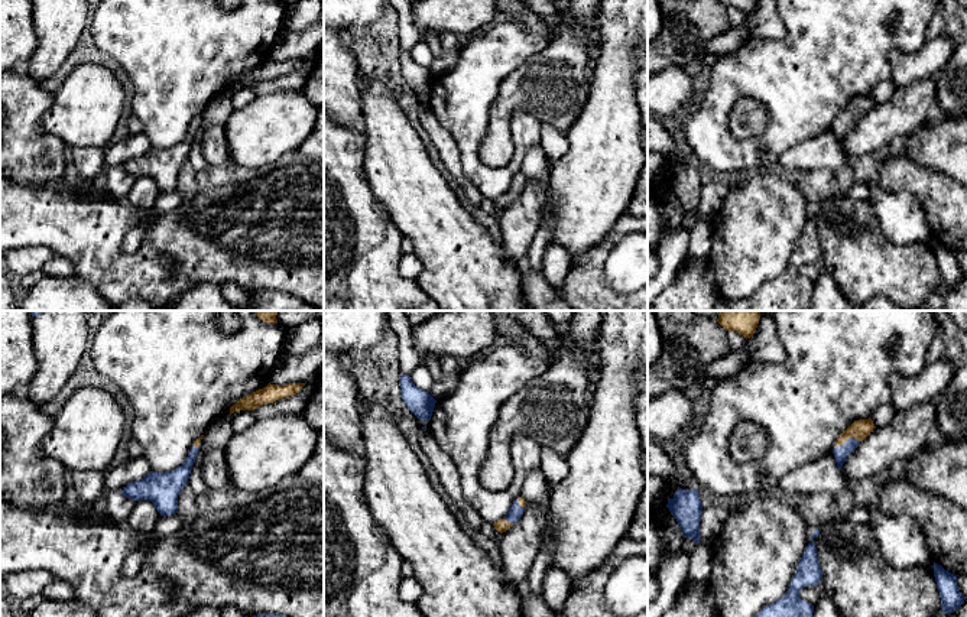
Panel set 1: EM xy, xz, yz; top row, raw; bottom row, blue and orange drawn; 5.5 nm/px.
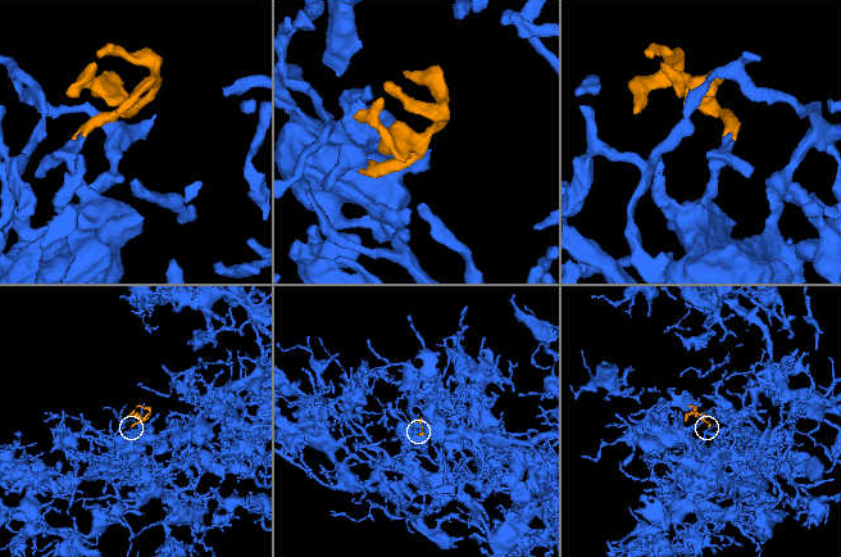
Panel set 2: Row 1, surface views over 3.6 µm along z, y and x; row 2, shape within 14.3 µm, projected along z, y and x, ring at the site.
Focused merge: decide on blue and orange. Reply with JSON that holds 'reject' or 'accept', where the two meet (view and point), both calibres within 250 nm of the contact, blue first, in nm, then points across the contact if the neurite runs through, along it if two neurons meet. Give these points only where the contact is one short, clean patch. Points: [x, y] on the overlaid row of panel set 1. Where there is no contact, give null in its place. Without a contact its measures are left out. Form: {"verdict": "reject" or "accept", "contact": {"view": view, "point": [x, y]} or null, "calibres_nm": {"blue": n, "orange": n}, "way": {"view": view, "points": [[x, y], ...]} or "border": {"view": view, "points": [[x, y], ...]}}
{"verdict": "accept", "contact": {"view": "yz", "point": [847, 439]}, "calibres_nm": {"blue": 80, "orange": 110}, "way": {"view": "yz", "points": [[840, 452], [847, 439], [860, 429]]}}

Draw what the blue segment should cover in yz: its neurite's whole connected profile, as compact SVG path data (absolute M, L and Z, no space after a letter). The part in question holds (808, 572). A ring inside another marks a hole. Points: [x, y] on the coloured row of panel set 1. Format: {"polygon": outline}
{"polygon": "M811 539L796 568L786 594L763 607L755 617L812 617L814 605L799 598L804 587L818 585L822 579L817 548Z"}

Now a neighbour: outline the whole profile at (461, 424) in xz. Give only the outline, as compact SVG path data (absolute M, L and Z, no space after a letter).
M503 344L489 353L481 361L470 363L460 373L457 389L447 397L437 400L426 429L441 449L451 457L460 473L461 490L465 501L487 523L503 519L513 501L520 497L526 475L541 468L542 446L525 436L515 435L509 445L513 475L510 486L500 491L484 488L478 480L480 467L486 462L490 433L502 406L528 383L546 373L549 361L528 354L519 344Z

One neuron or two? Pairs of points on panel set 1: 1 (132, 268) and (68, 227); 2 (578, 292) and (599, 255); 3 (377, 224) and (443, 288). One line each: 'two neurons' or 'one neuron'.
1: one neuron
2: one neuron
3: two neurons

